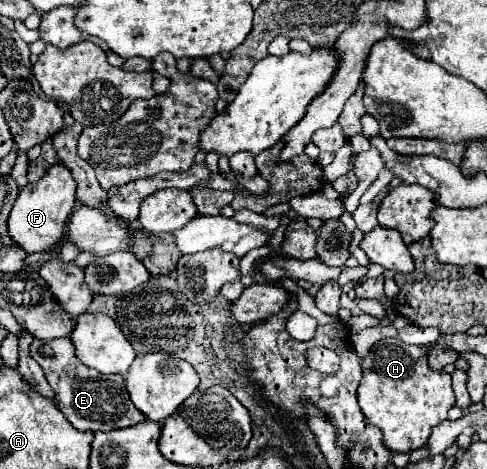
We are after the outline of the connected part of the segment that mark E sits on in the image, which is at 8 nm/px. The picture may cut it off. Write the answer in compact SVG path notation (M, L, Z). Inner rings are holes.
M68 336L54 340L34 338L34 342L30 344L30 356L46 372L46 378L56 392L58 408L66 414L66 418L72 422L74 428L106 432L114 428L134 426L146 420L144 414L140 414L140 410L132 404L124 386L124 378L120 374L100 374L98 370L80 364L74 354L74 344Z

